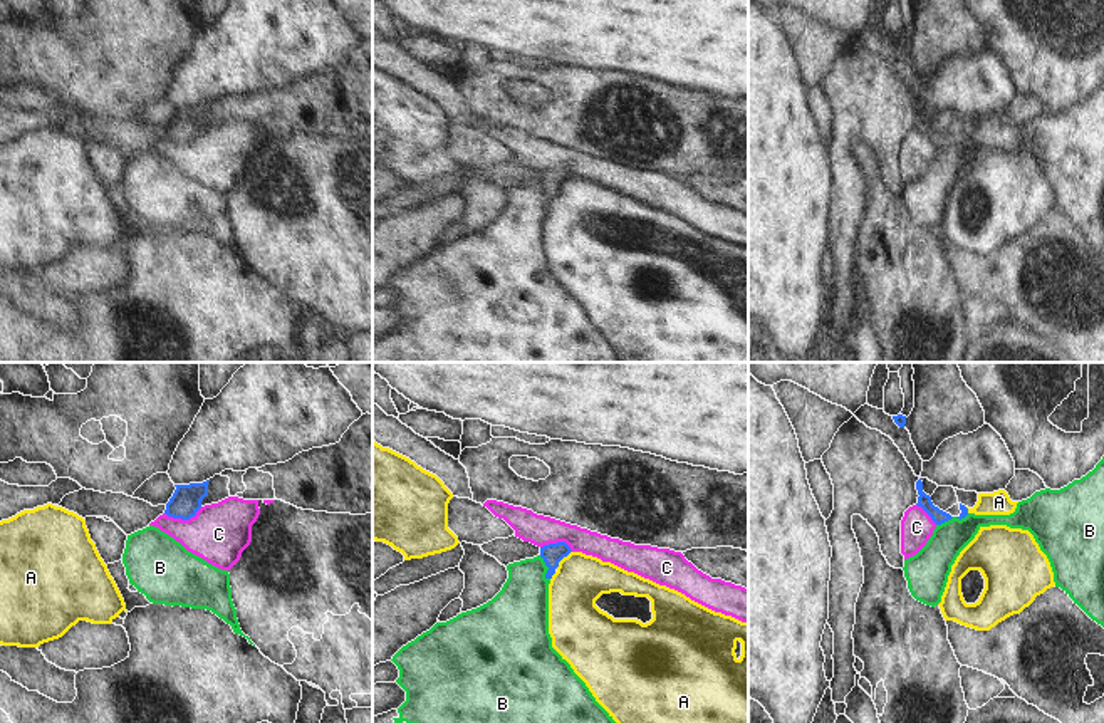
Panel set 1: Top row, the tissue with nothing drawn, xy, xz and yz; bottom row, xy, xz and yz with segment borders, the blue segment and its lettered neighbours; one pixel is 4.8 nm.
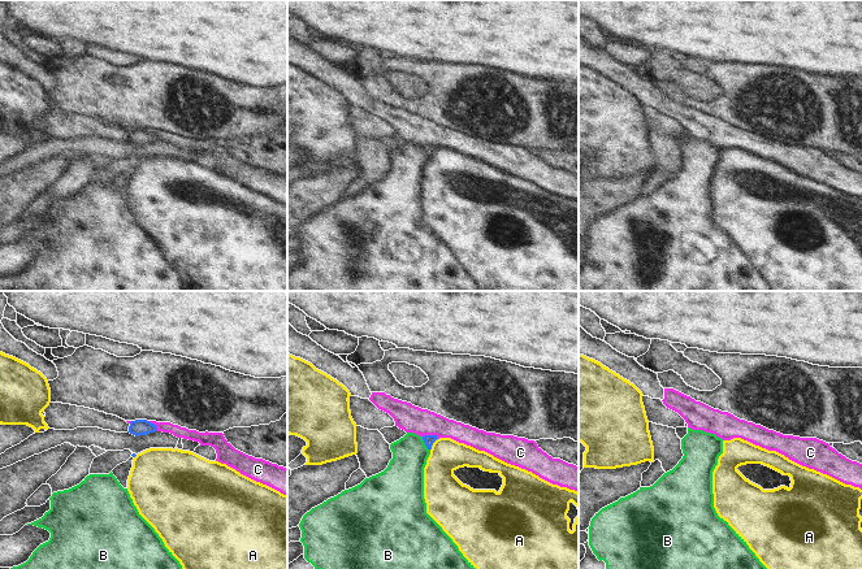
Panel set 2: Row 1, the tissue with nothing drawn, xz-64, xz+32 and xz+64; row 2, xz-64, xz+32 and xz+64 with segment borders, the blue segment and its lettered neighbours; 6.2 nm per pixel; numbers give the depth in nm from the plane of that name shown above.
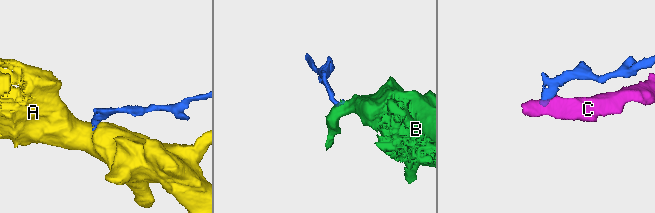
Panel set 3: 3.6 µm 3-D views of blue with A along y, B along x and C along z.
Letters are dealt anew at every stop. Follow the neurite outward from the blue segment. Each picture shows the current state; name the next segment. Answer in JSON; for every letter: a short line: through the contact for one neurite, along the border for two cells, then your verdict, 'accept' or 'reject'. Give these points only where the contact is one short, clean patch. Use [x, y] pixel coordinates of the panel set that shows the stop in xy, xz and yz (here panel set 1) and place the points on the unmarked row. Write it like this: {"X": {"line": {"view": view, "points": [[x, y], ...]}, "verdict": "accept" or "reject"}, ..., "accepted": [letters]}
{"A": {"line": {"view": "xz", "points": [[571, 175], [556, 192]]}, "verdict": "reject"}, "B": {"line": {"view": "yz", "points": [[968, 138], [960, 143], [952, 141], [937, 150]]}, "verdict": "reject"}, "C": {"line": {"view": "xy", "points": [[202, 131], [188, 143], [173, 143], [165, 138]]}, "verdict": "reject"}, "accepted": []}

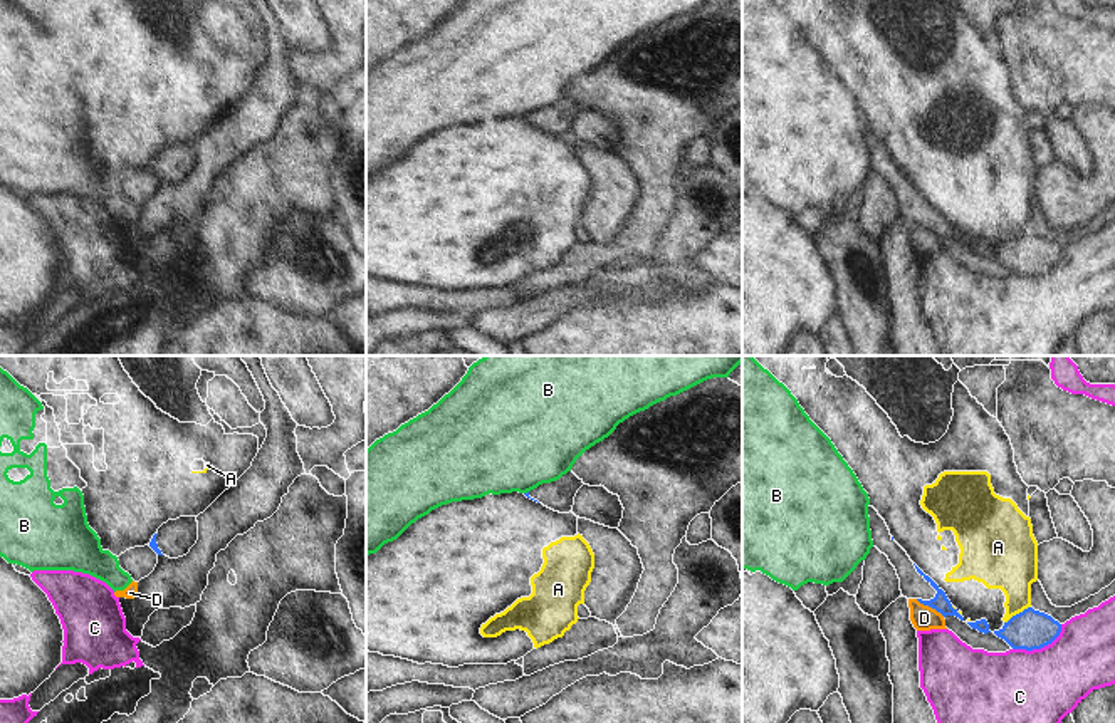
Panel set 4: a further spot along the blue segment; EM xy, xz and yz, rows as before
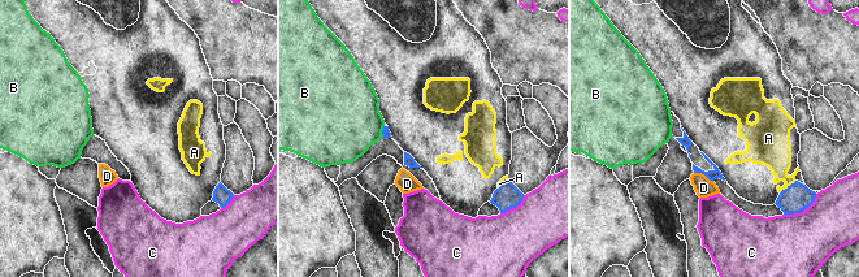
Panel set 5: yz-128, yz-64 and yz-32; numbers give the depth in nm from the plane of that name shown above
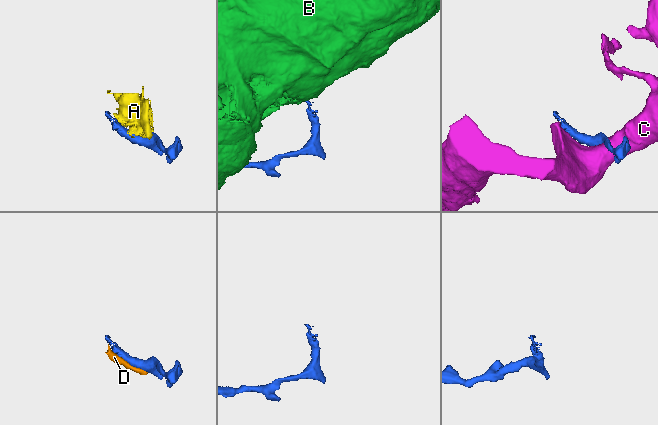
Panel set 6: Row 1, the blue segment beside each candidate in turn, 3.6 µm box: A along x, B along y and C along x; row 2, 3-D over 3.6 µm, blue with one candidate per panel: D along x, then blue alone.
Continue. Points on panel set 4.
{"A": {"verdict": "reject"}, "B": {"line": {"view": "xz", "points": [[528, 114], [524, 118]]}, "verdict": "reject"}, "C": {"verdict": "reject"}, "D": {"verdict": "reject"}, "accepted": []}

